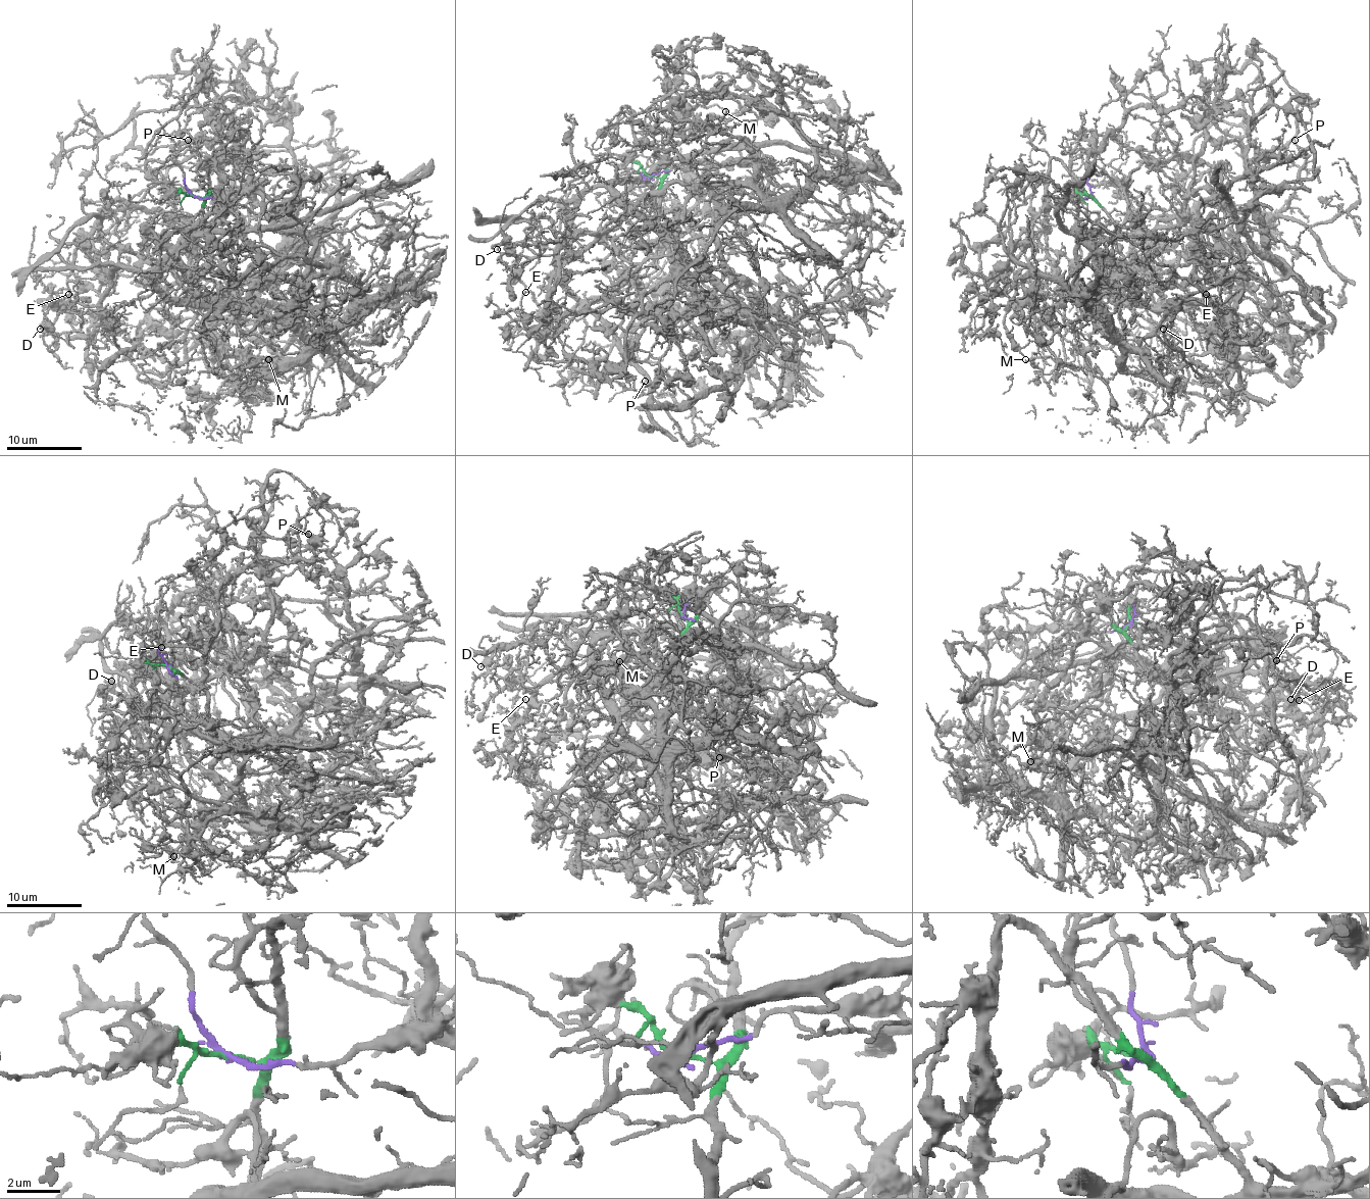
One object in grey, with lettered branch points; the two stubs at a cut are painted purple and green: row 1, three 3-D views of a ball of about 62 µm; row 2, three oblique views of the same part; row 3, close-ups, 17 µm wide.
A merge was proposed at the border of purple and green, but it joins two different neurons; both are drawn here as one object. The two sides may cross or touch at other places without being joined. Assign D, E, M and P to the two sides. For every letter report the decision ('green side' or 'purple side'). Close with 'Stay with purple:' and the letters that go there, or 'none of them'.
D: green side
E: green side
M: green side
P: green side
Stay with purple: none of them

